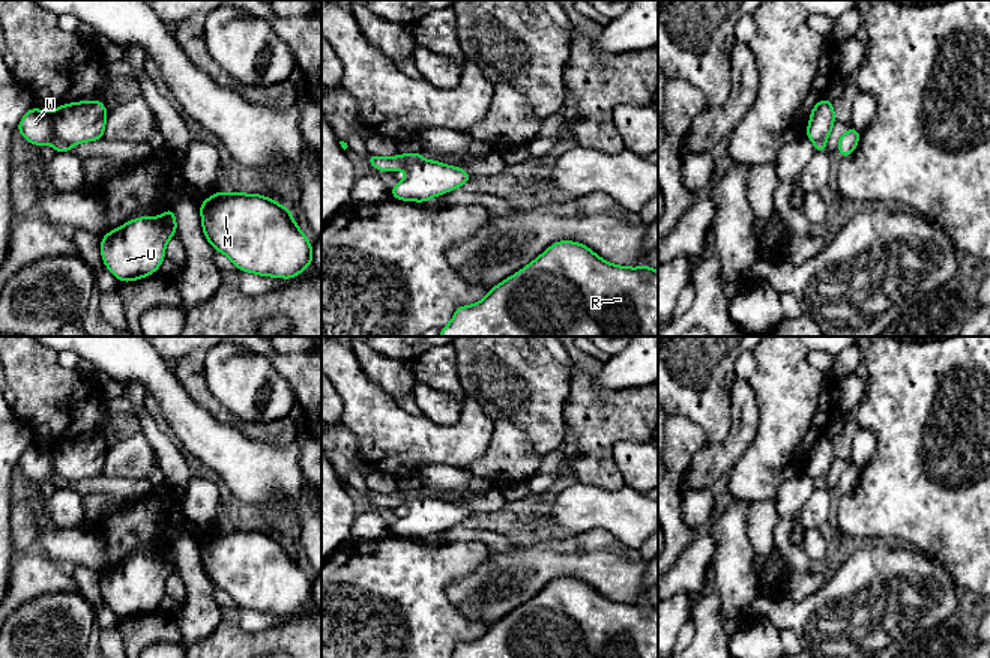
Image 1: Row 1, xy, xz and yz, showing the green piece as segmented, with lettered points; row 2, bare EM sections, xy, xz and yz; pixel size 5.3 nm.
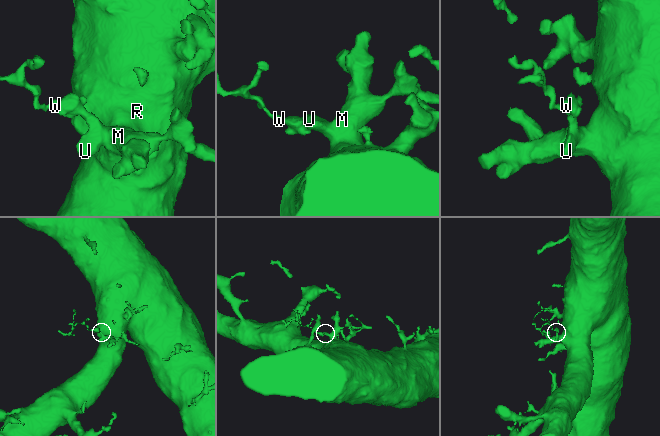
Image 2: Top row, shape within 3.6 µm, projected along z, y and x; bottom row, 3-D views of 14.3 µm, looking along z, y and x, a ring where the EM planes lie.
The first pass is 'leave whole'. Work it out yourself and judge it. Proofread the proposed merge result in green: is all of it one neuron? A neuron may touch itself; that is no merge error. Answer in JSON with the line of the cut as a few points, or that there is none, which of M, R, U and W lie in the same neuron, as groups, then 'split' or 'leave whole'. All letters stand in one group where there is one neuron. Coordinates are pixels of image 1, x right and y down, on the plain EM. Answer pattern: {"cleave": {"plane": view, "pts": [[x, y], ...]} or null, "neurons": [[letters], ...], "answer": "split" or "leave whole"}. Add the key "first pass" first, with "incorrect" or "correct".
{"first pass": "incorrect", "cleave": {"plane": "xy", "pts": [[50, 449], [53, 466], [71, 482]]}, "neurons": [["M", "R", "U"], ["W"]], "answer": "split"}

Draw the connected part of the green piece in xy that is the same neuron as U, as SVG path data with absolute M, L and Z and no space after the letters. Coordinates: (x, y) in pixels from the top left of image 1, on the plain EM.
M173 542L161 553L140 553L101 575L101 593L119 619L155 610L165 596L165 581L176 572Z

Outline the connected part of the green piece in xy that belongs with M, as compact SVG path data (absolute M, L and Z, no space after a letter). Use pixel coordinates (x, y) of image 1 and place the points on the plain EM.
M219 526L200 539L201 563L210 583L242 608L291 616L312 601L314 583L287 542L260 530L225 530Z

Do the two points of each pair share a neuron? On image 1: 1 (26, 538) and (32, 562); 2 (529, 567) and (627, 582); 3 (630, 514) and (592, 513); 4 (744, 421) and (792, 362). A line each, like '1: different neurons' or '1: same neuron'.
1: different neurons
2: same neuron
3: same neuron
4: different neurons

